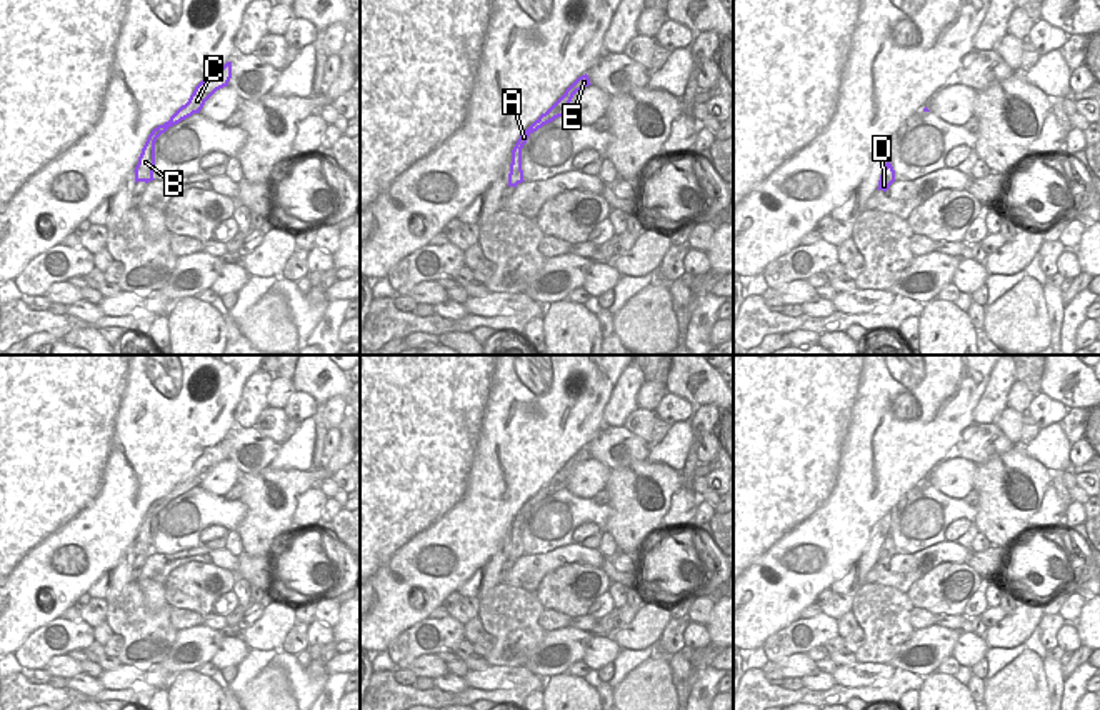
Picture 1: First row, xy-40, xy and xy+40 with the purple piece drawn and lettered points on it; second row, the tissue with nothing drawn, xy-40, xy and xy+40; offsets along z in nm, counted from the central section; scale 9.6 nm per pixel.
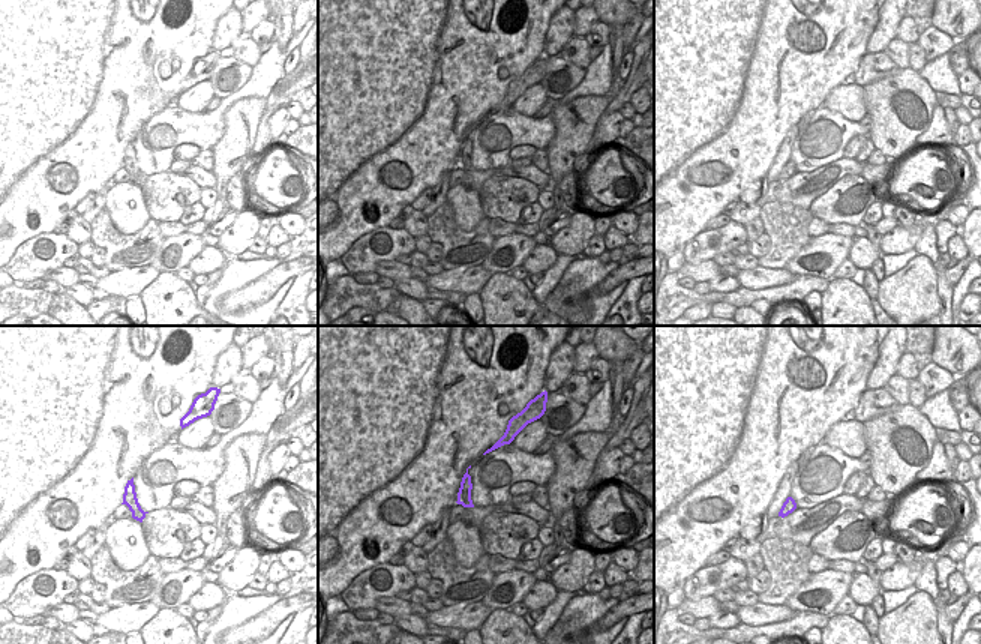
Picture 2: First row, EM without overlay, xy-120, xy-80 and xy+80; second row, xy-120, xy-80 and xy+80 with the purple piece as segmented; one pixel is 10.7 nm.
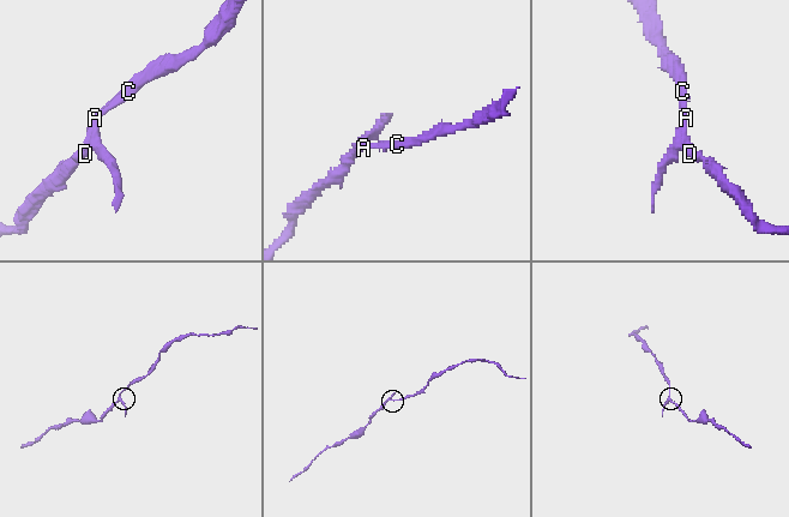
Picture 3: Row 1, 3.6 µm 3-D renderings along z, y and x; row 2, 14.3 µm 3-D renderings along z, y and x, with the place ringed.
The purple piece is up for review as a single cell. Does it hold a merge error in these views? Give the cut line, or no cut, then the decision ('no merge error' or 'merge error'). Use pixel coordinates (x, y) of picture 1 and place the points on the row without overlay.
cut none; no merge error

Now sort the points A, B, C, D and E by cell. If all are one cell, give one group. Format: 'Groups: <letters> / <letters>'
Groups: A B C D E

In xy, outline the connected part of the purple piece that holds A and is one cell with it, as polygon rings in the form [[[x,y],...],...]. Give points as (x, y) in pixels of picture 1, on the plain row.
[[[587,447],[578,450],[545,487],[542,487],[527,503],[523,503],[512,523],[508,560],[517,562],[518,557],[525,555],[522,543],[522,522],[527,517],[528,510],[555,492],[567,488],[573,468],[588,458],[592,457]]]

